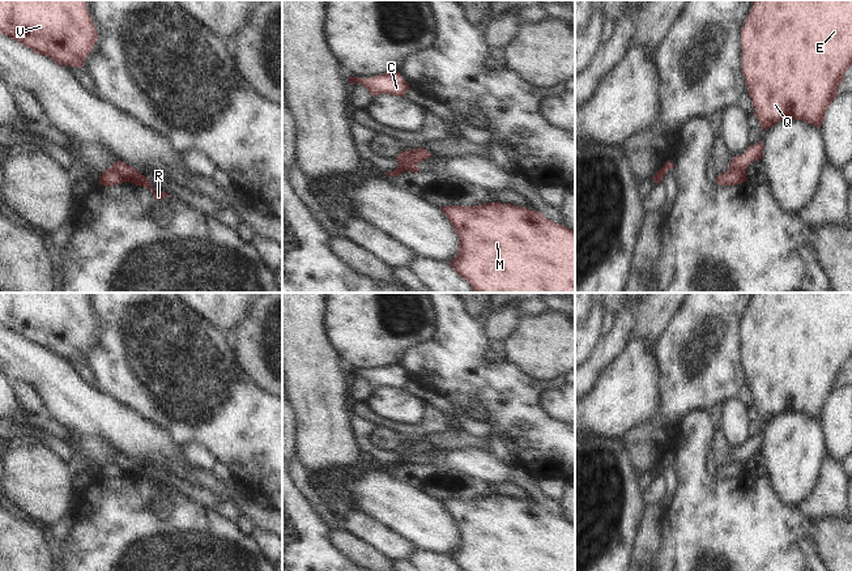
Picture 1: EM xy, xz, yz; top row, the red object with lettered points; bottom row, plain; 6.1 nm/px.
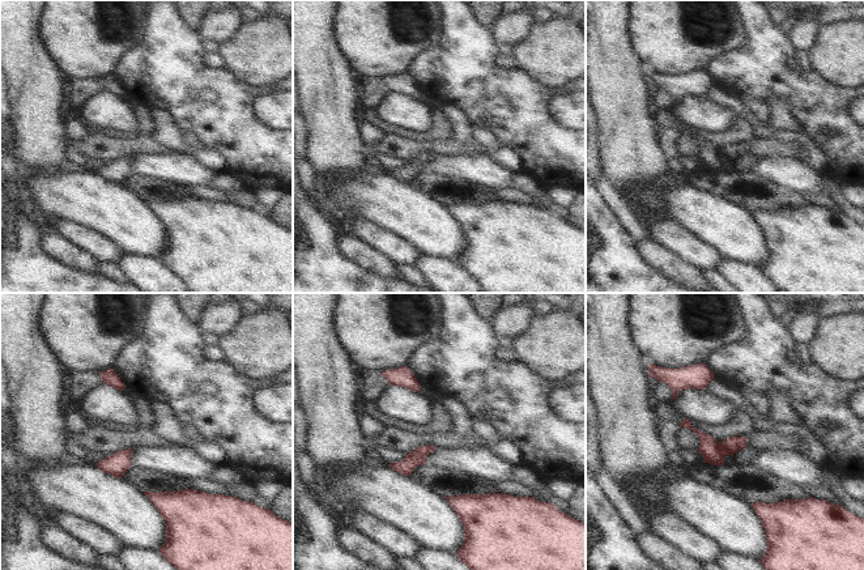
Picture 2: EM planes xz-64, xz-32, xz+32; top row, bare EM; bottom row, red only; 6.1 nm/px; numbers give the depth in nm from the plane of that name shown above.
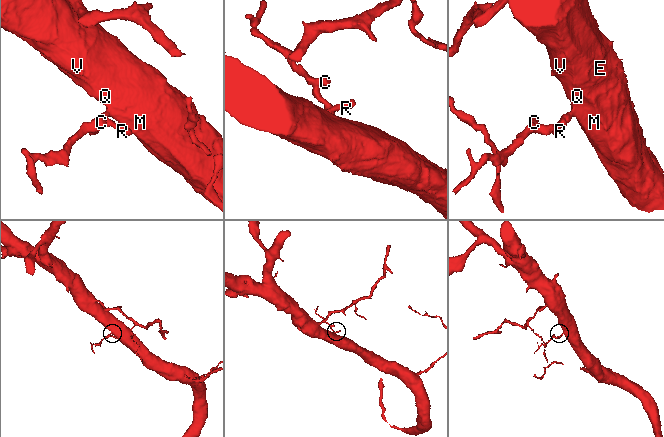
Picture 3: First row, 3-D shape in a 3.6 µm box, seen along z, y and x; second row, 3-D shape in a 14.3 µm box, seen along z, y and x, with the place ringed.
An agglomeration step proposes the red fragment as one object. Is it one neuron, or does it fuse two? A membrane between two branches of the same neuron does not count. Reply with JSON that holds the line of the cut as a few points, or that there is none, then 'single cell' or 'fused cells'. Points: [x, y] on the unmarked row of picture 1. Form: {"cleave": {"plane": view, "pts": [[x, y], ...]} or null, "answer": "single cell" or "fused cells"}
{"cleave": {"plane": "xz", "pts": [[409, 443], [408, 450], [417, 456]]}, "answer": "fused cells"}

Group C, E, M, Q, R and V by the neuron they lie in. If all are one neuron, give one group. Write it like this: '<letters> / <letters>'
C / E M Q R V

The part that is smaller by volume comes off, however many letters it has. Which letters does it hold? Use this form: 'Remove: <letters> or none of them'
Remove: C

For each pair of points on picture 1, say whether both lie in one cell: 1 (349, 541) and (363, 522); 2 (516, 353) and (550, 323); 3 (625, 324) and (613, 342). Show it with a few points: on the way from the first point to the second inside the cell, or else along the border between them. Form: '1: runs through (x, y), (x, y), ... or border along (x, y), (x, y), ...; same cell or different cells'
1: border along (343, 528), (378, 553); different cells
2: runs through (524, 349), (542, 331); same cell
3: runs through (622, 328), (617, 339); same cell

